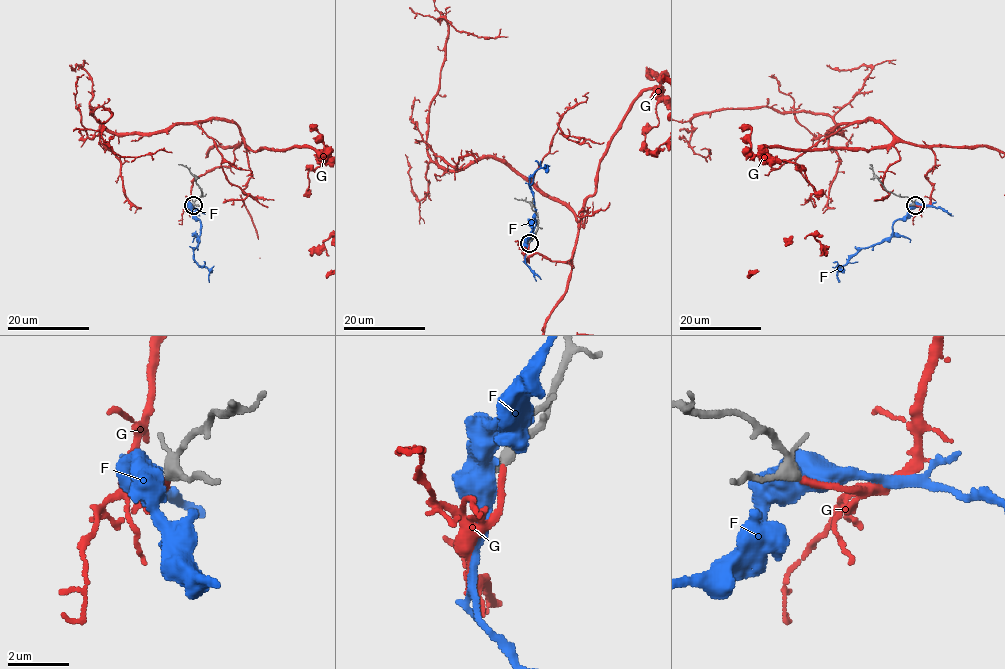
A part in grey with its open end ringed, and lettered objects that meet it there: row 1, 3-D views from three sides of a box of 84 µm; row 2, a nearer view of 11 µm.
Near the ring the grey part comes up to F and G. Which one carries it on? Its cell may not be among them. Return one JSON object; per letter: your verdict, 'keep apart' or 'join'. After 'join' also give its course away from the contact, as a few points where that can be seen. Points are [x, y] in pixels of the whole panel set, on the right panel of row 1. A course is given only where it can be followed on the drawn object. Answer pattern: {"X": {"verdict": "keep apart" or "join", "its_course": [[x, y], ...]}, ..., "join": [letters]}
{"F": {"verdict": "keep apart"}, "G": {"verdict": "join"}, "join": ["G"]}

